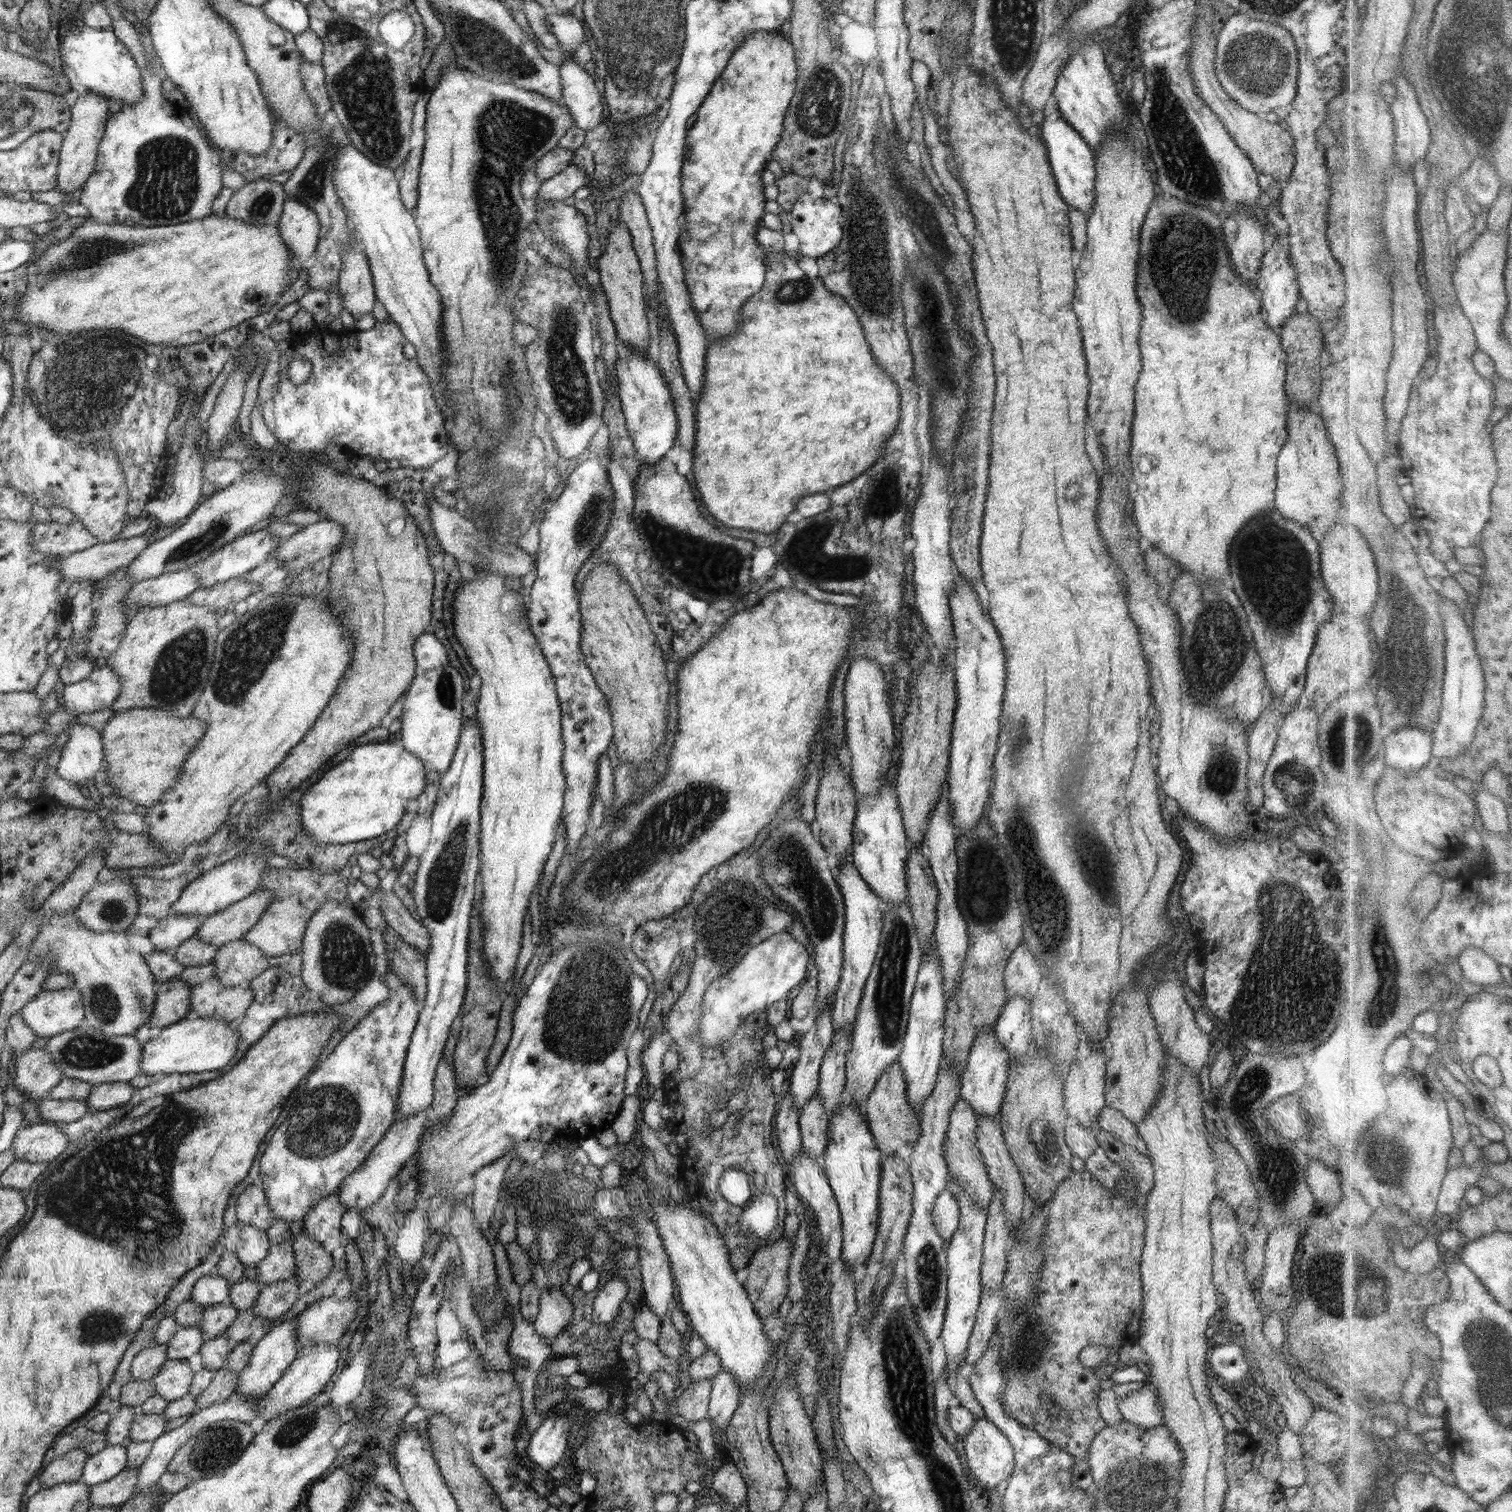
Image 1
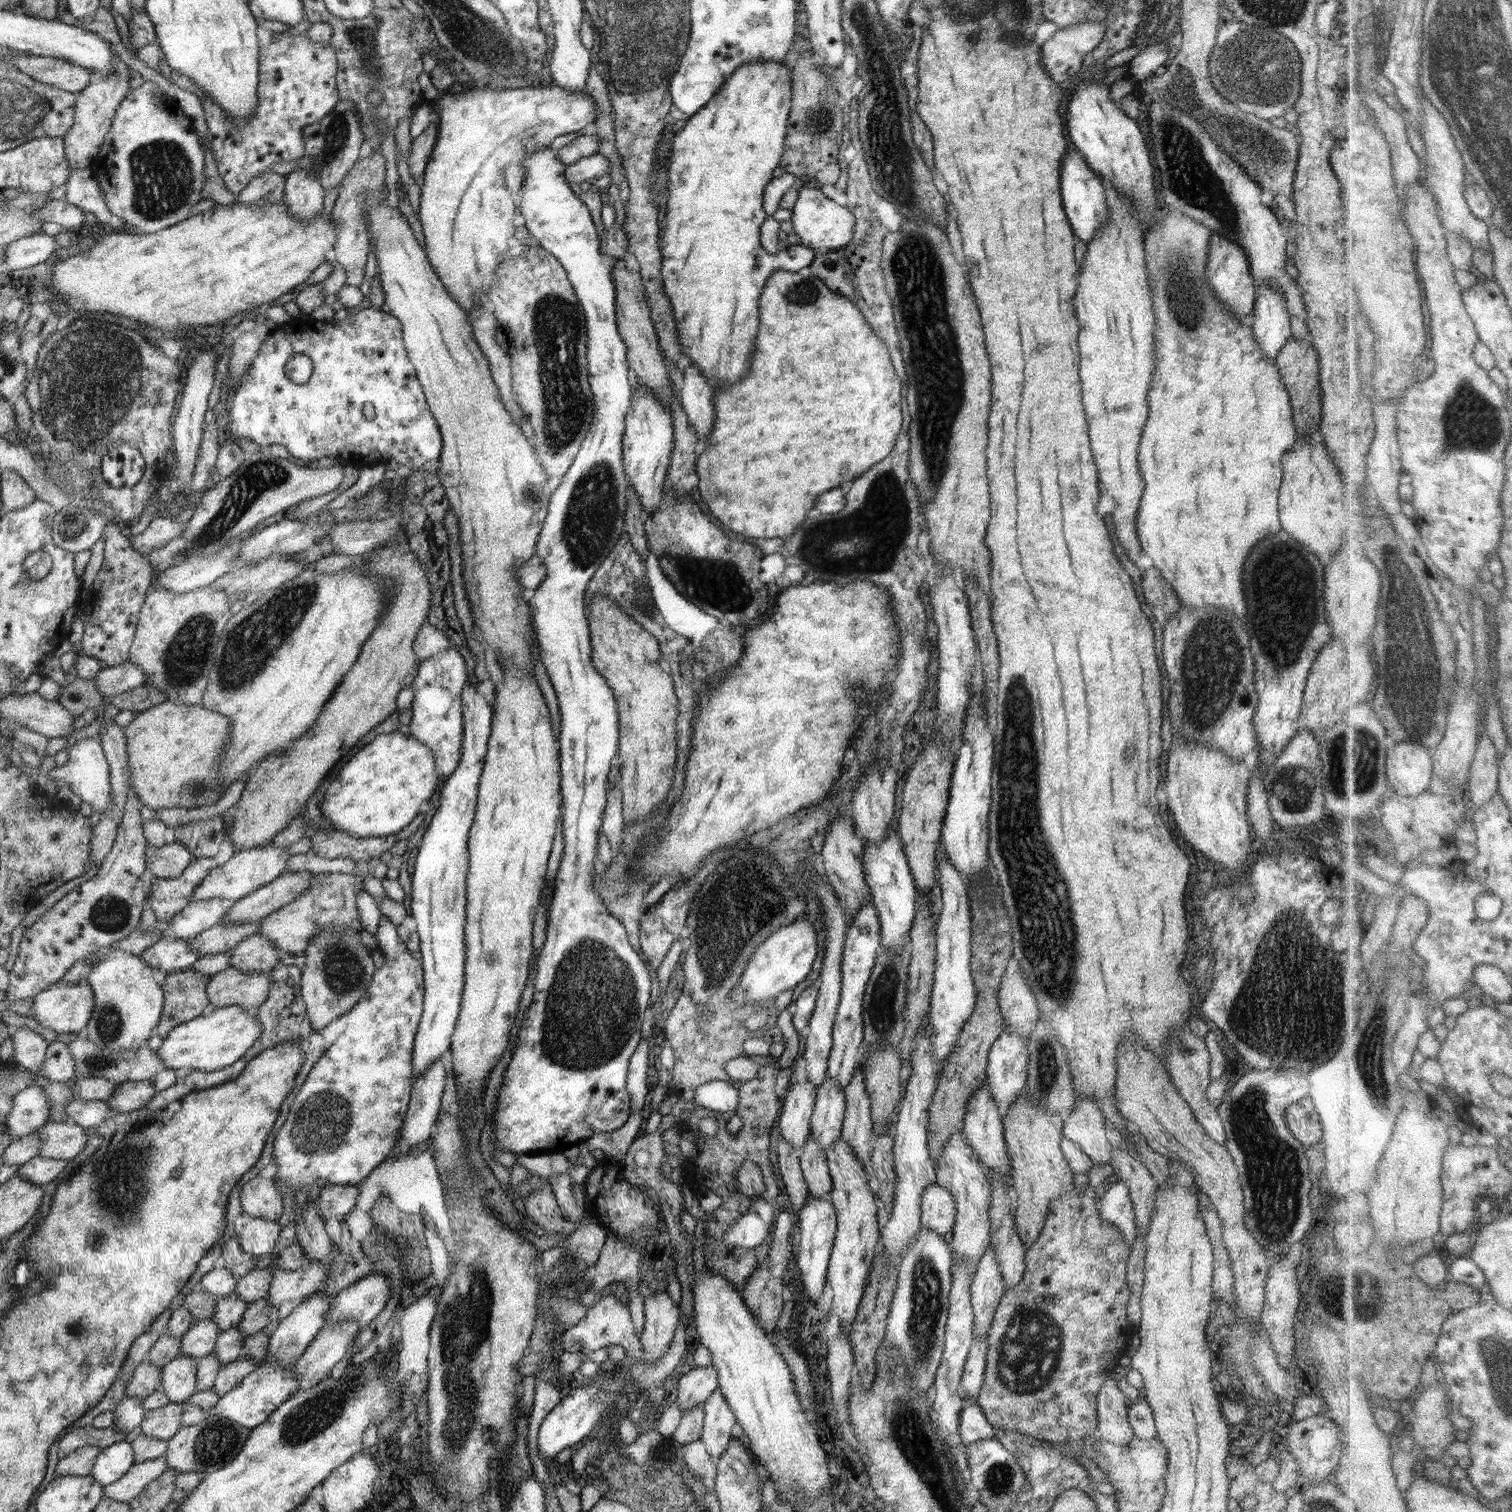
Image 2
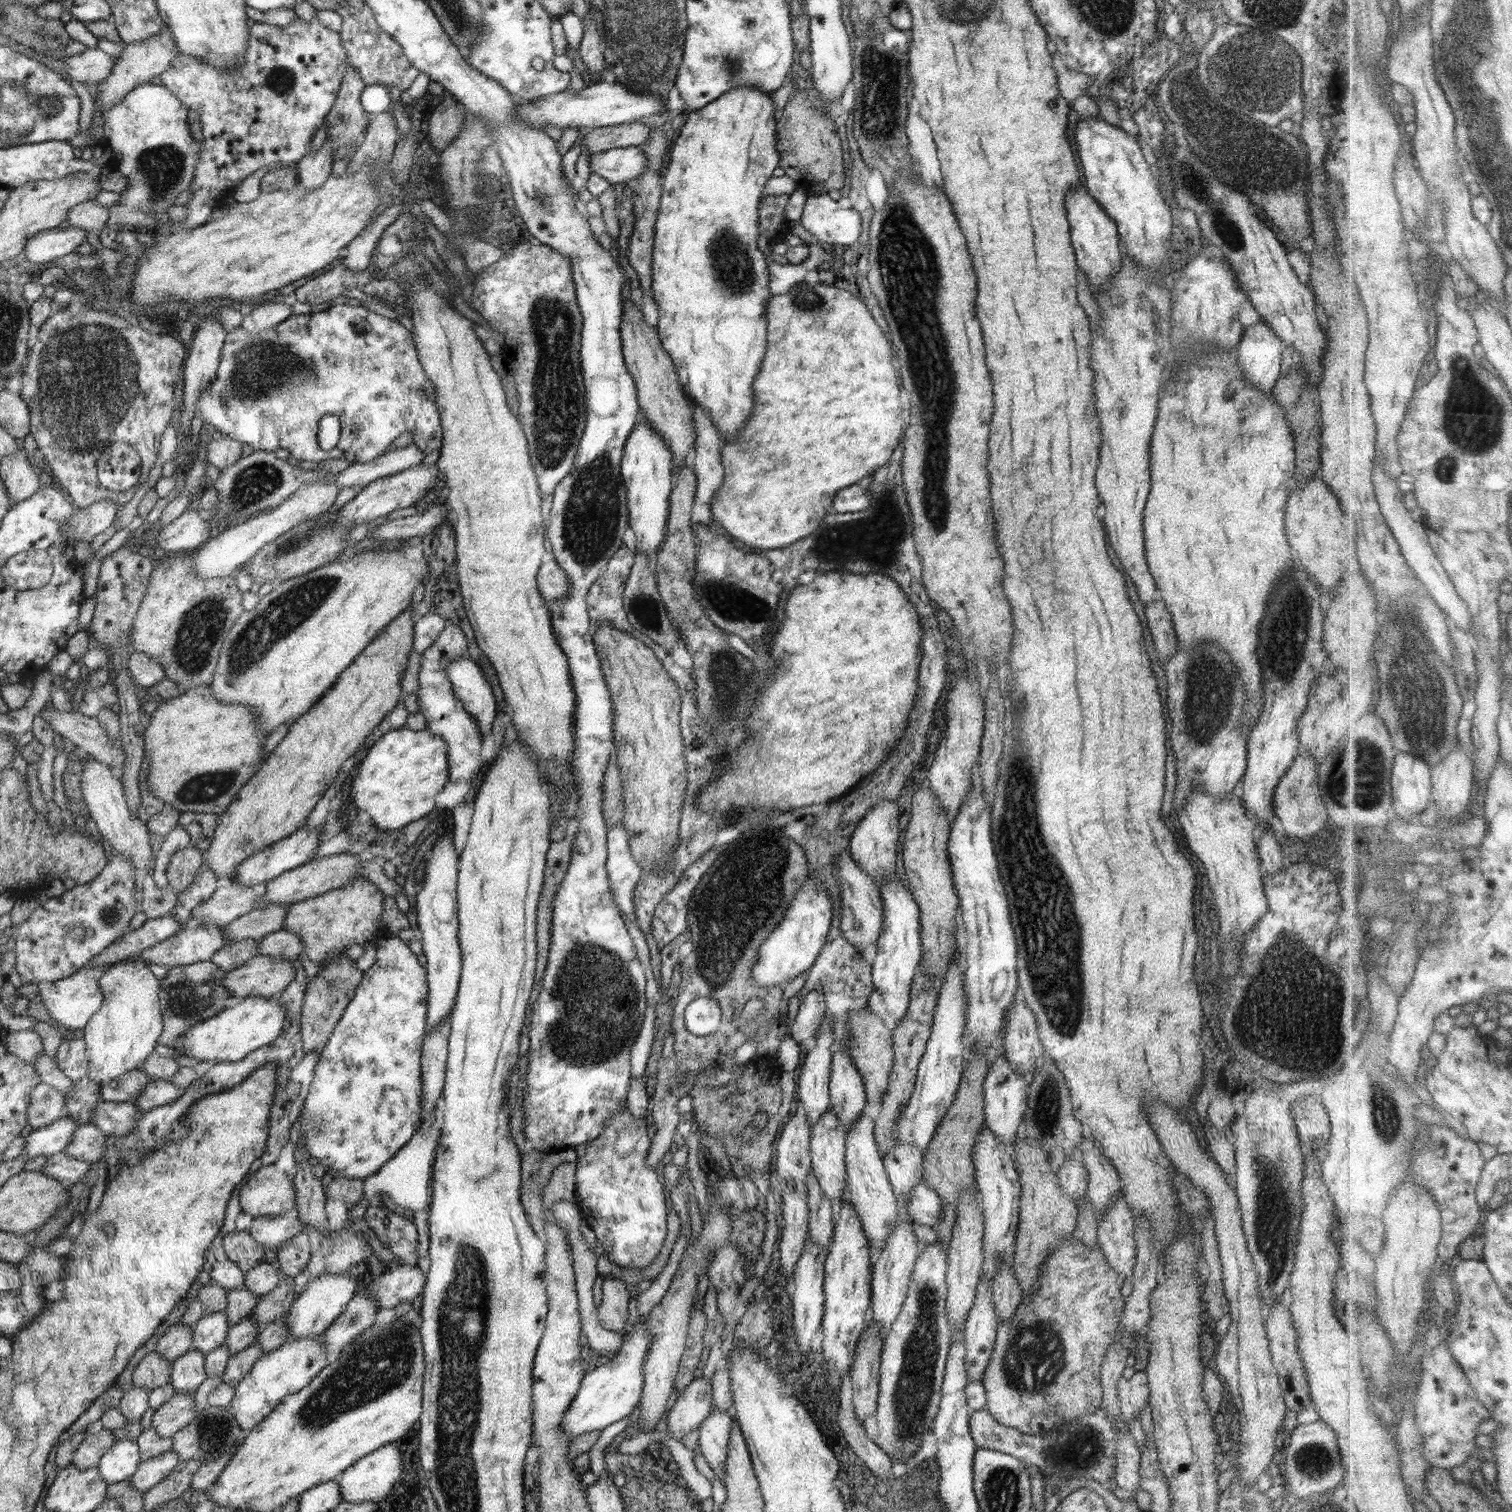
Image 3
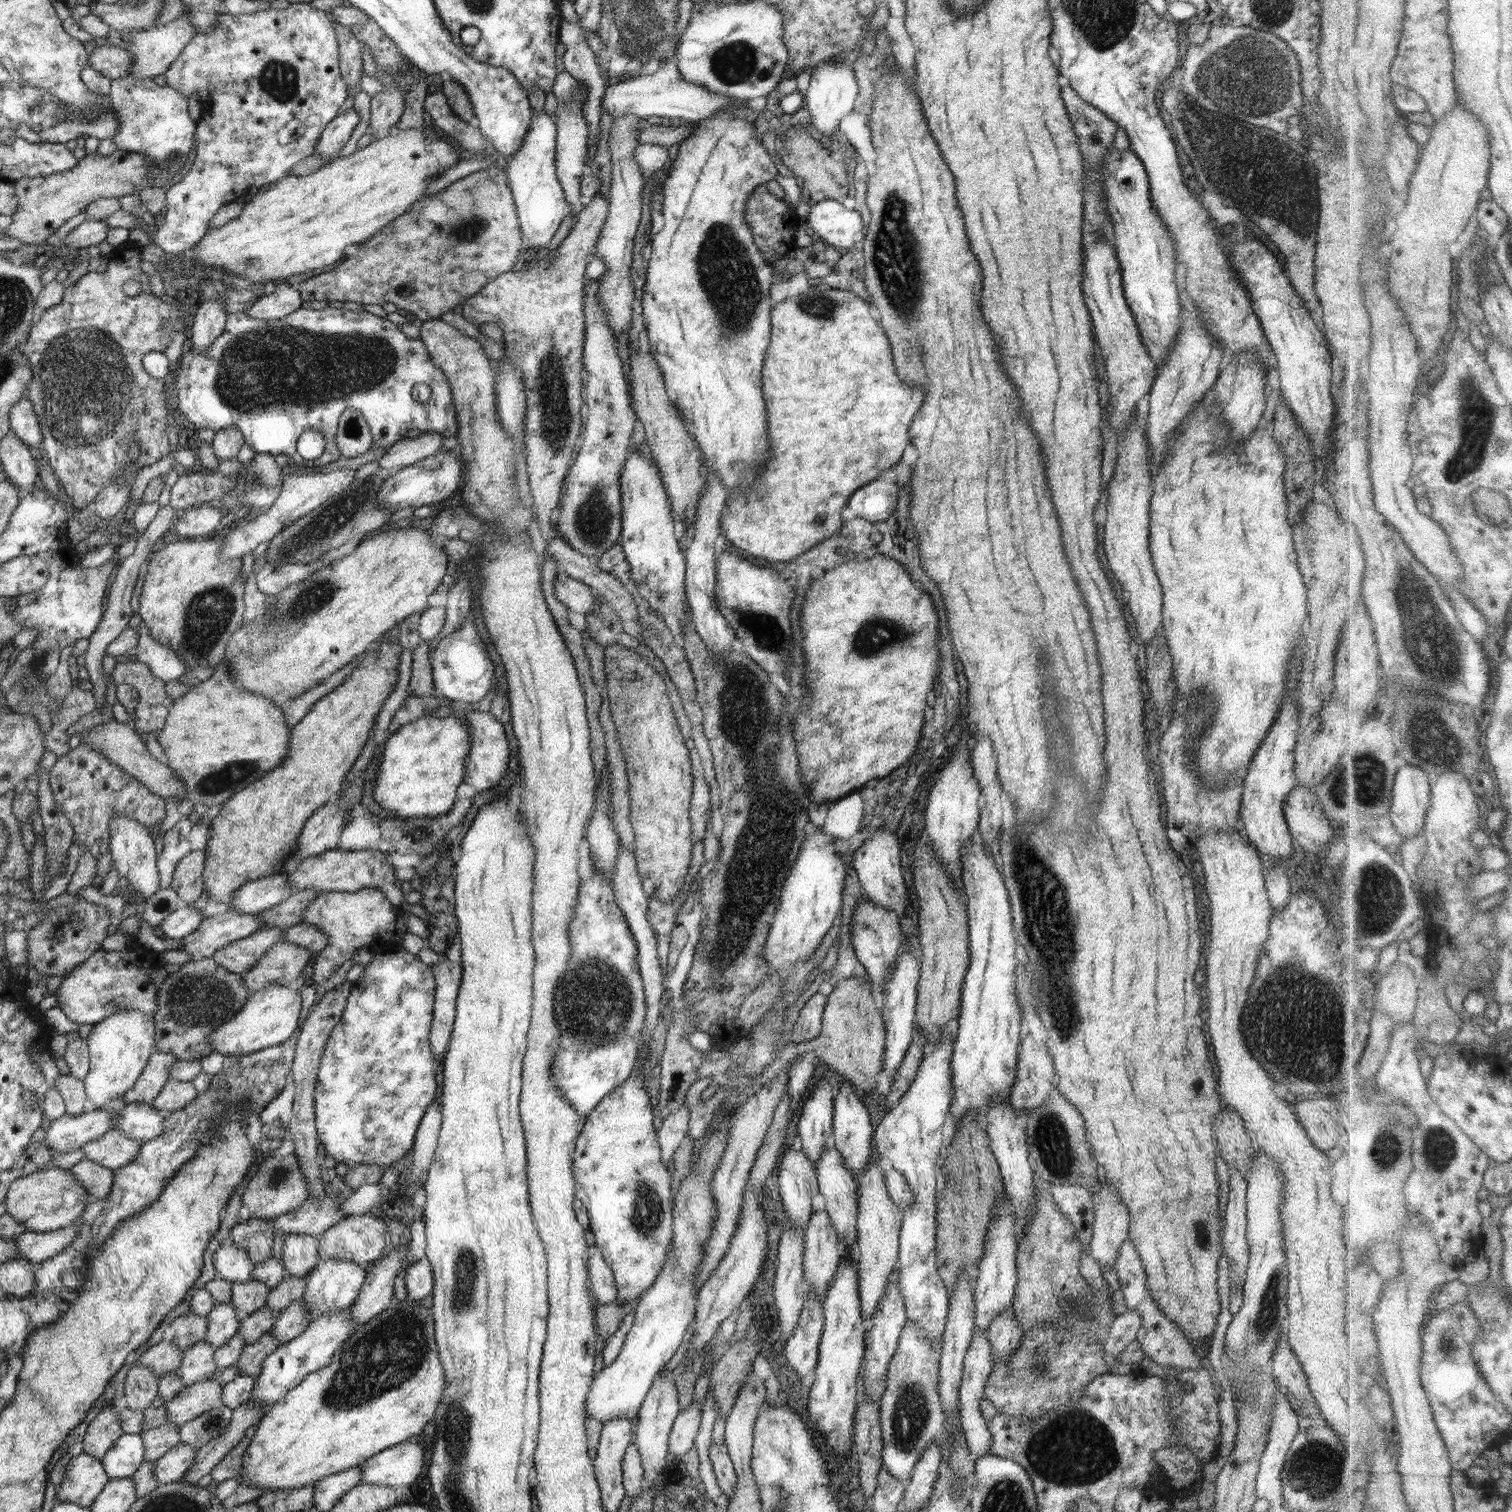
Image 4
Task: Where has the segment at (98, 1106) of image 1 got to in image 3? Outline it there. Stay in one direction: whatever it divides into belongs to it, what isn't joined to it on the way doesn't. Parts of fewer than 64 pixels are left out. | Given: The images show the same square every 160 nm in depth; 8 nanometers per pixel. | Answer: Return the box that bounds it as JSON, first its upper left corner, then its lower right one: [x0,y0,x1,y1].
[135,1080,185,1114]

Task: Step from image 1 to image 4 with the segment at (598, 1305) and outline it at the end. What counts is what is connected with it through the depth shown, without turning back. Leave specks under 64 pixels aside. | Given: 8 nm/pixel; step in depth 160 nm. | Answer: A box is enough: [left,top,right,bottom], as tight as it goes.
[588,1245,619,1304]

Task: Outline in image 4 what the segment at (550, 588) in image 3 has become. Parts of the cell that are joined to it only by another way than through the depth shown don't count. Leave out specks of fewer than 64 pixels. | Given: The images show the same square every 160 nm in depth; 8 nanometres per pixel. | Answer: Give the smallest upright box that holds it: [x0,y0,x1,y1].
[554,572,596,614]

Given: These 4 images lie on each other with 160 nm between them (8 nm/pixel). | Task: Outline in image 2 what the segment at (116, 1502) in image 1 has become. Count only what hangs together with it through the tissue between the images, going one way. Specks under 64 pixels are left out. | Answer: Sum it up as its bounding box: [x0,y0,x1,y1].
[104,1457,168,1503]

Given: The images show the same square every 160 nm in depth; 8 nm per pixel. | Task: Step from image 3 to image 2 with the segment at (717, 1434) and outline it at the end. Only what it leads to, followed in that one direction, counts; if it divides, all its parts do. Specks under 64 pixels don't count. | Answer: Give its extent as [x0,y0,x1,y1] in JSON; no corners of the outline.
[700,1389,738,1460]

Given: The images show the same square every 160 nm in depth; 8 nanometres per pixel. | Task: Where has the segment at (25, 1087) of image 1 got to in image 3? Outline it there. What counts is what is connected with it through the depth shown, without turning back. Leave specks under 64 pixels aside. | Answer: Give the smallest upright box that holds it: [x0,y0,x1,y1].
[56,1038,89,1080]

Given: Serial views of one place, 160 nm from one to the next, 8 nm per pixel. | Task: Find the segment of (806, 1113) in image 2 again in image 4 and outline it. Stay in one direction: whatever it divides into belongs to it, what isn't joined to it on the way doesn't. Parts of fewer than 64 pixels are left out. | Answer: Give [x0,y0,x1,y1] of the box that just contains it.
[778,1149,819,1232]

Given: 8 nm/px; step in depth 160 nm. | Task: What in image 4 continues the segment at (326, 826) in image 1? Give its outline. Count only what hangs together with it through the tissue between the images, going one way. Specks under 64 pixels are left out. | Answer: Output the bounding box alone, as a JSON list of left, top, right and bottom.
[372,712,471,818]

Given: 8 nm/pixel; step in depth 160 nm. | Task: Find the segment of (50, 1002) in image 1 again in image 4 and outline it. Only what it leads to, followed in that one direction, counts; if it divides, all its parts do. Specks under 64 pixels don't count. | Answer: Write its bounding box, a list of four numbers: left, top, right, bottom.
[55,947,157,1025]

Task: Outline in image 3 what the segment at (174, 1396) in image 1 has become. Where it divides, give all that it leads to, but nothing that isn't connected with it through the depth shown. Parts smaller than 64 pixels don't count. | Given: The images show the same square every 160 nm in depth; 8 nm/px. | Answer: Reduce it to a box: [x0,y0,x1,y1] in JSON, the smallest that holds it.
[169,1349,207,1395]

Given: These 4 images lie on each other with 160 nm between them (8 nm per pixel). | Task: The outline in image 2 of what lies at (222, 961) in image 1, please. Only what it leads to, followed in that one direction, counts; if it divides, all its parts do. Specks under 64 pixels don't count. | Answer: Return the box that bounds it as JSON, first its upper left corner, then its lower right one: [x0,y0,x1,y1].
[230,935,284,974]

